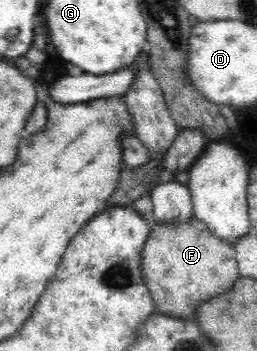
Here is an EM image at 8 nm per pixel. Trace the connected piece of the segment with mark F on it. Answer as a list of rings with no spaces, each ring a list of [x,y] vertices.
[[[195,217],[190,223],[176,225],[159,225],[150,231],[150,238],[143,246],[141,274],[143,282],[149,288],[151,298],[154,299],[155,312],[172,318],[193,319],[195,311],[202,303],[227,294],[240,279],[235,248],[215,238],[206,225],[200,223]]]

